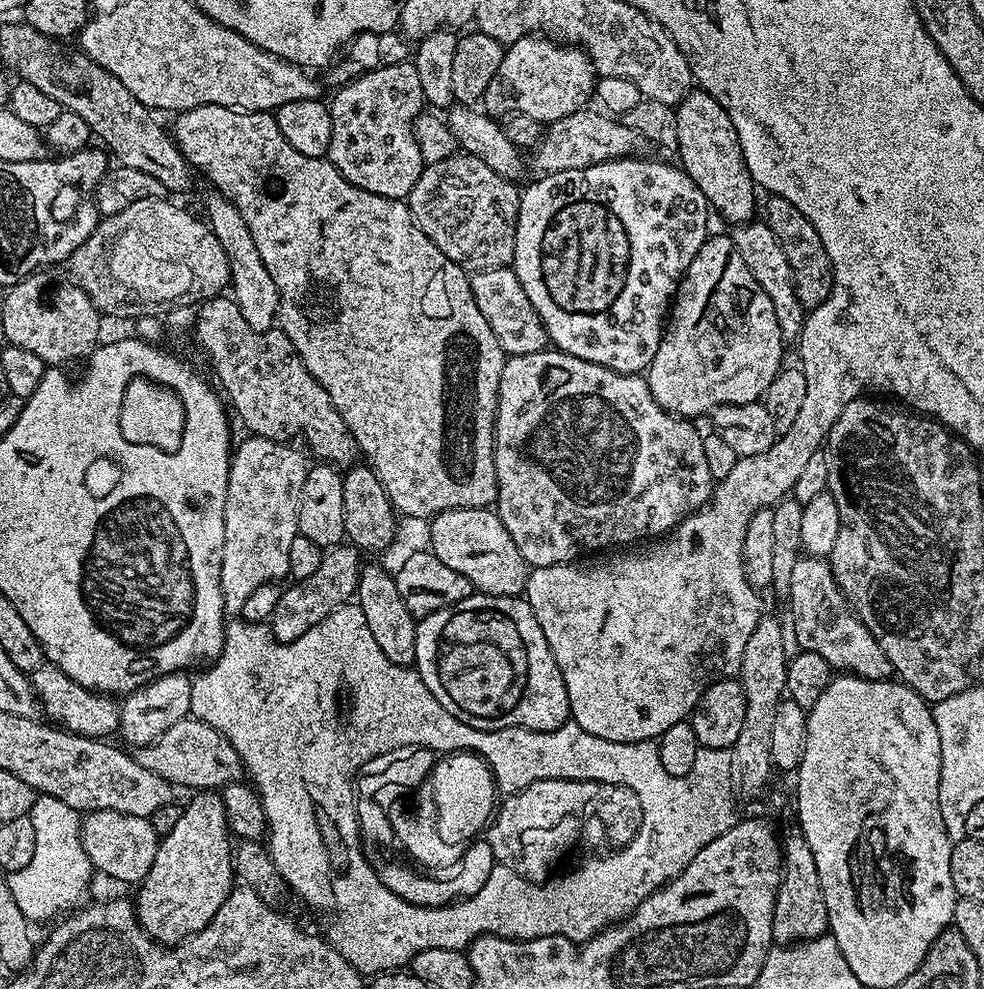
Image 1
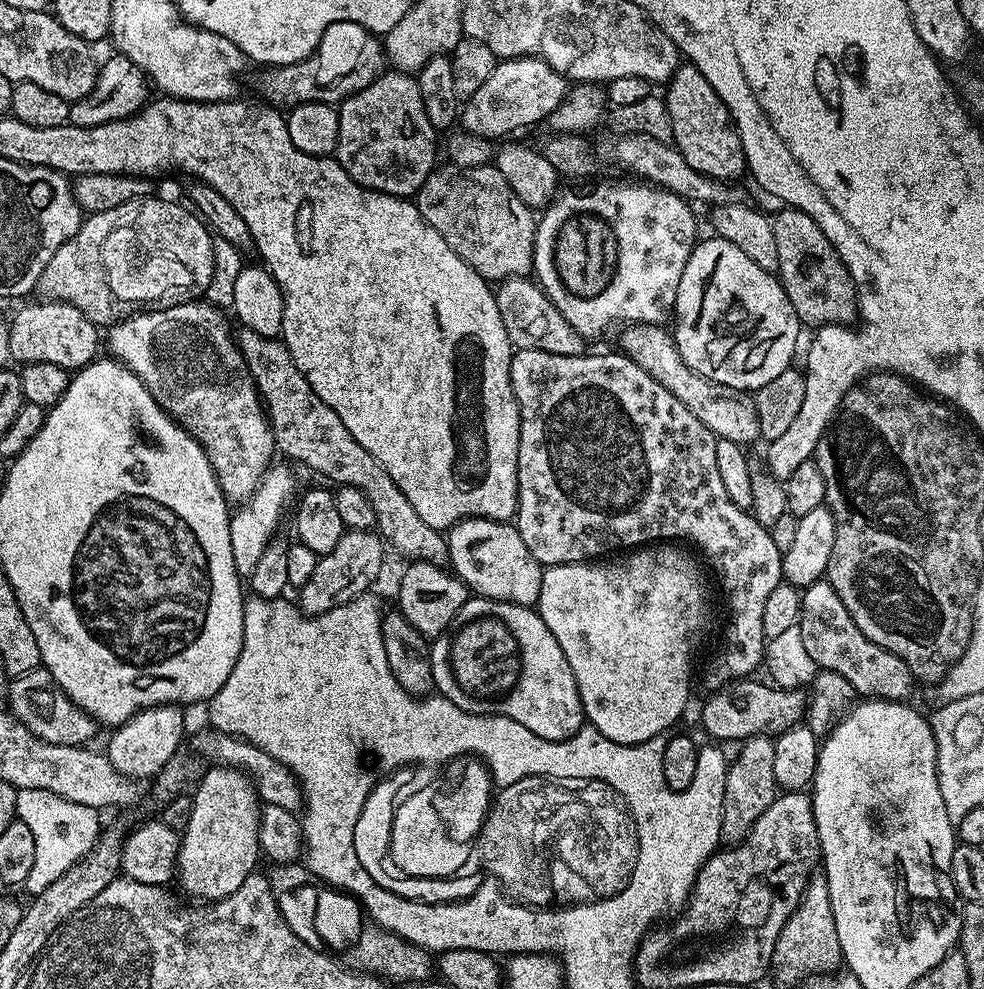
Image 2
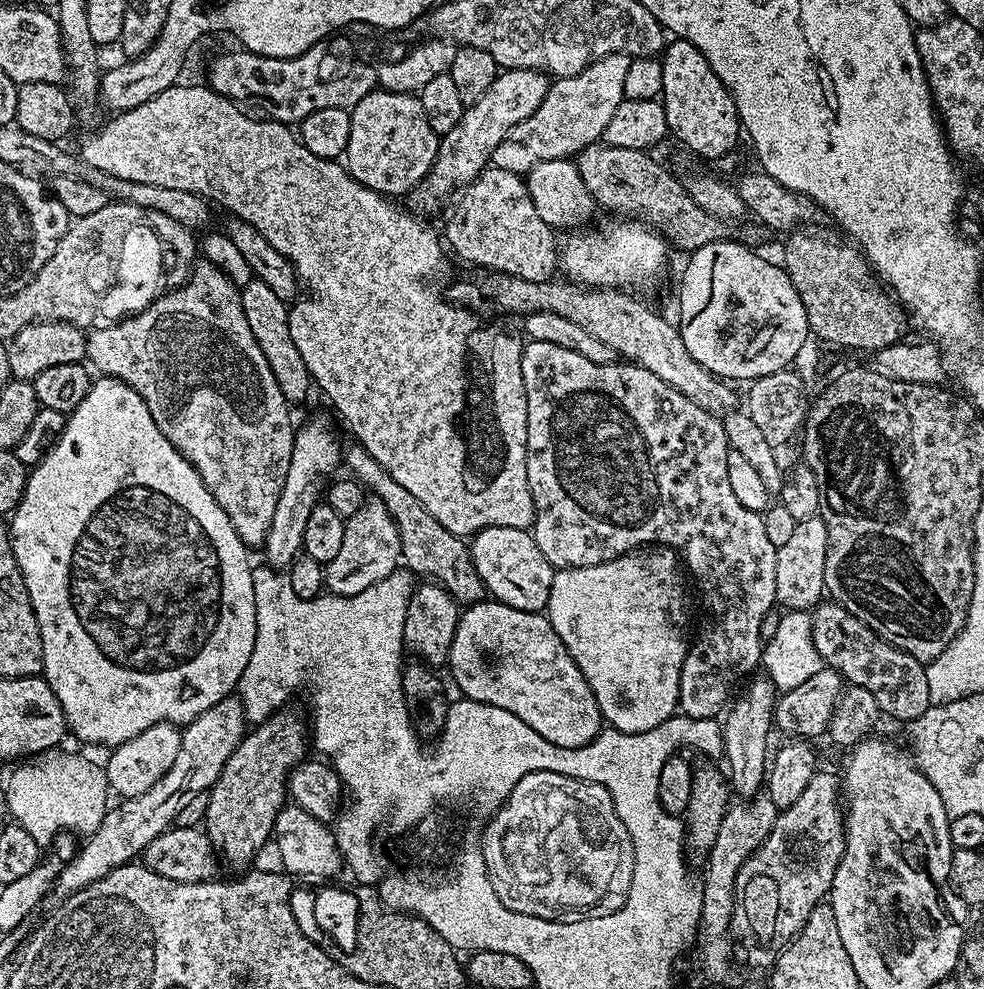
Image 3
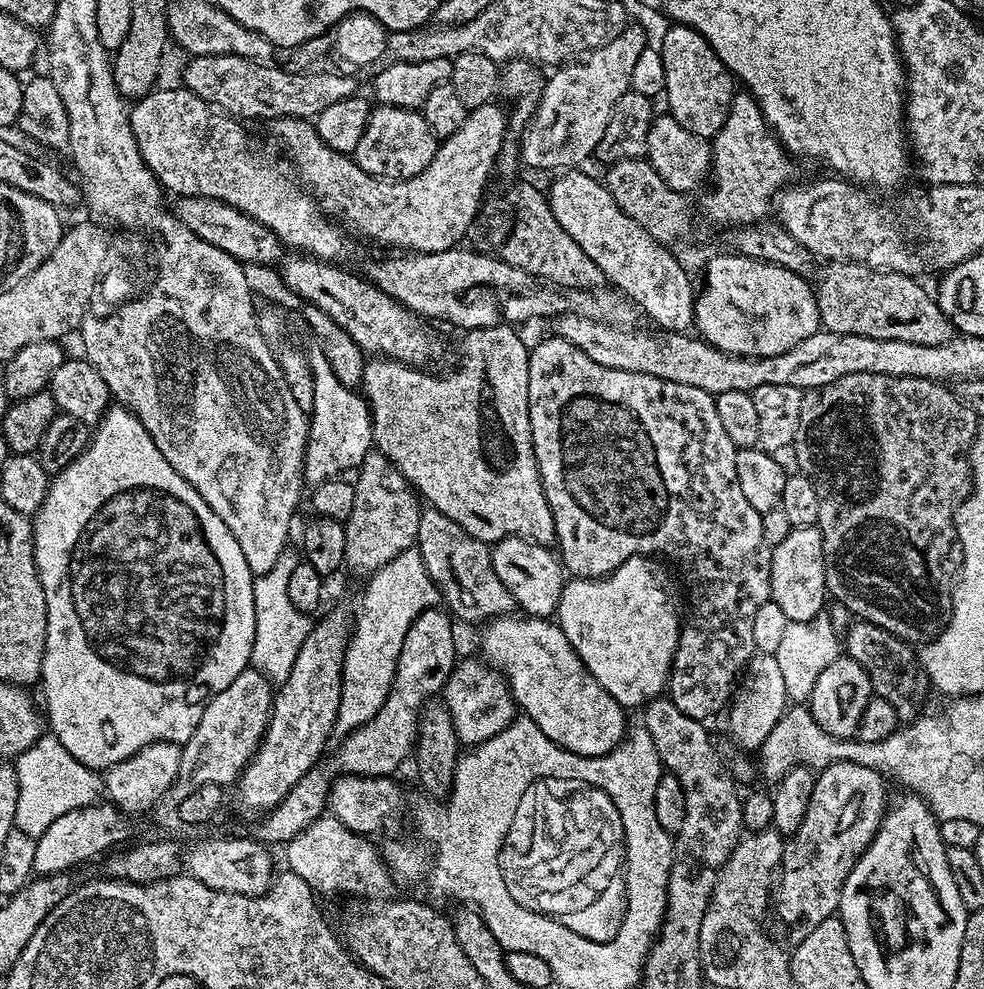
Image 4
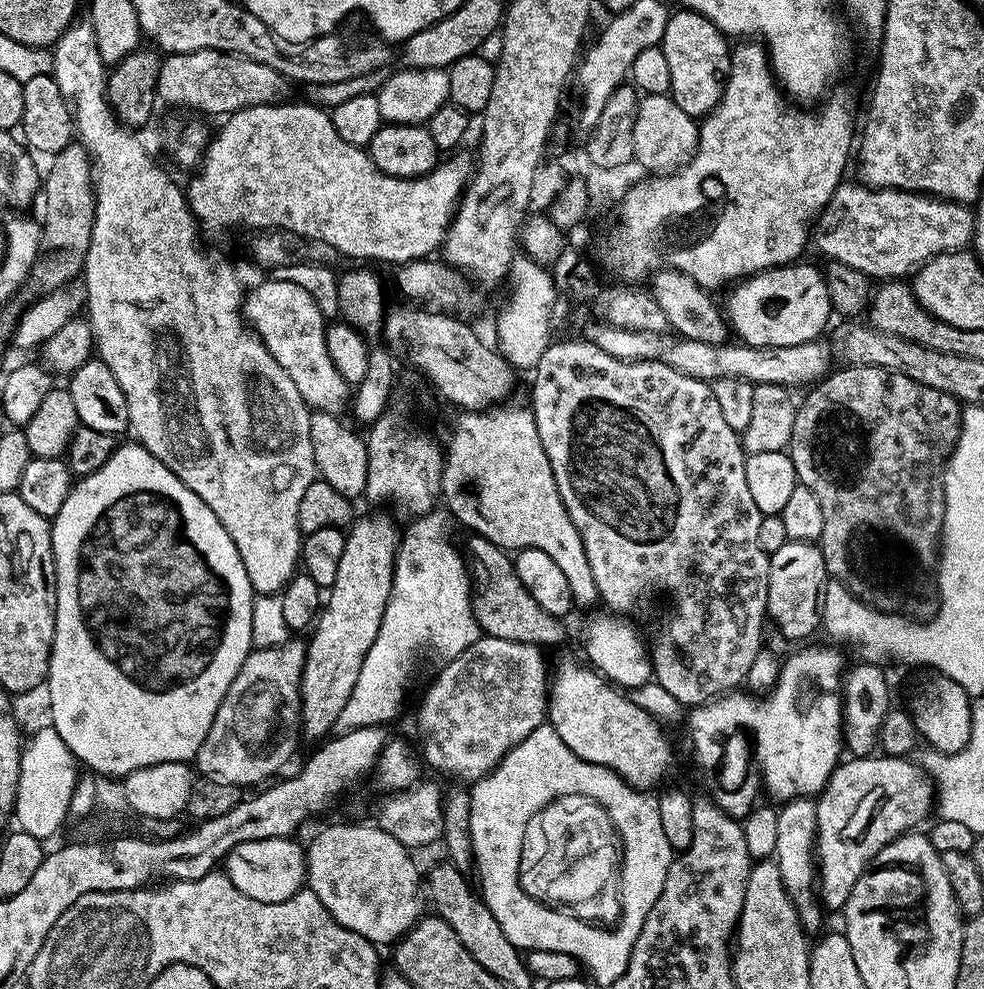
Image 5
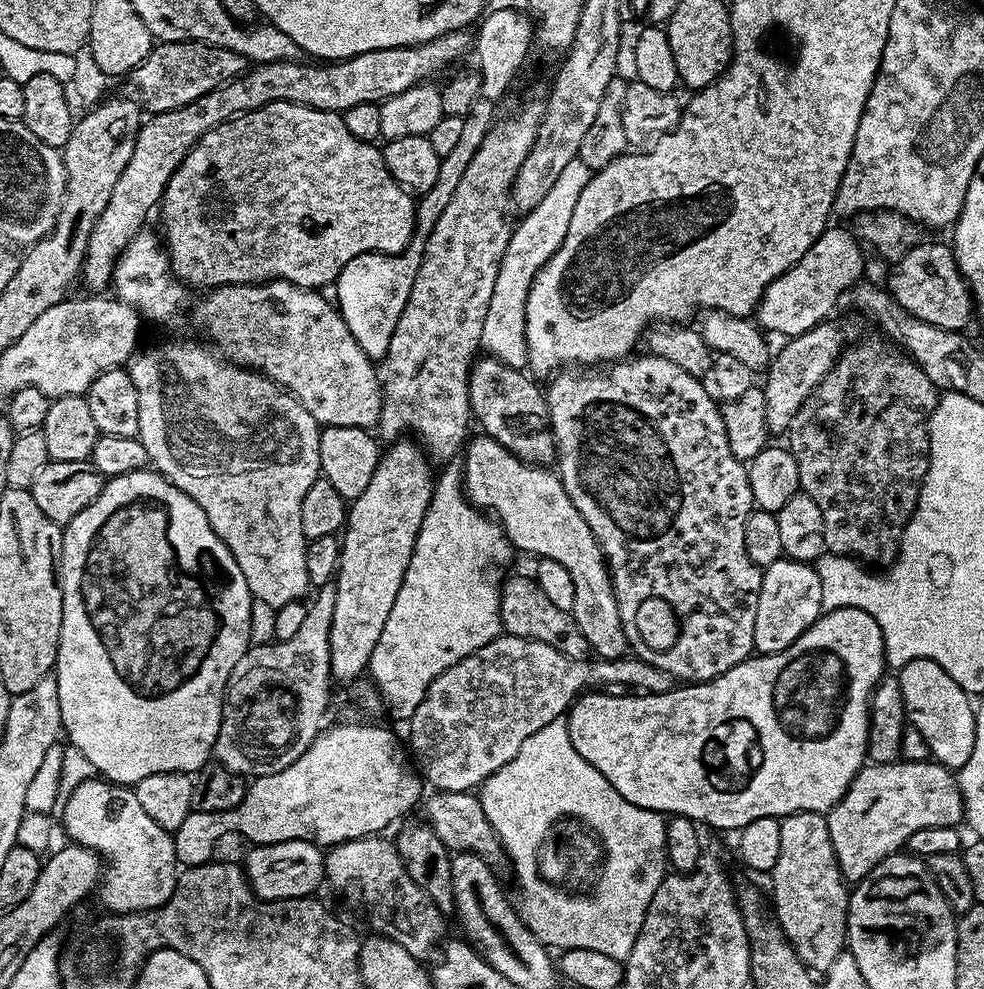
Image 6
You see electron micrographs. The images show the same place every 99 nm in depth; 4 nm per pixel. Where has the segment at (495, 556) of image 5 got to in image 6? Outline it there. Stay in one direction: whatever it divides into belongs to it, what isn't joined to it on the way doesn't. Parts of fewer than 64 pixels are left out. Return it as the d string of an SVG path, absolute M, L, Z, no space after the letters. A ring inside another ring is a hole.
M531 575L512 576L503 581L500 589L500 623L503 631L509 636L526 638L534 642L546 642L546 646L554 646L566 658L585 659L590 649L582 630L578 630L578 622L574 622L571 612L558 610L546 594L542 594L542 586L536 584Z

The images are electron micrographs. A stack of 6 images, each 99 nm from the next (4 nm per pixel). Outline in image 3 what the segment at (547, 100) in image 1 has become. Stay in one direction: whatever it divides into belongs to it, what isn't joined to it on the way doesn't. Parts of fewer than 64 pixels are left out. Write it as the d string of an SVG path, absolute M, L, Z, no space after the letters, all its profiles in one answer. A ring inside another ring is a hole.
M509 68L497 74L490 90L486 90L486 94L478 98L478 102L465 107L458 126L440 137L434 166L418 189L421 206L428 212L434 211L456 187L459 189L471 184L489 167L498 144L514 126L530 118L538 110L538 106L546 98L549 85L549 77L545 73L537 72L535 68Z

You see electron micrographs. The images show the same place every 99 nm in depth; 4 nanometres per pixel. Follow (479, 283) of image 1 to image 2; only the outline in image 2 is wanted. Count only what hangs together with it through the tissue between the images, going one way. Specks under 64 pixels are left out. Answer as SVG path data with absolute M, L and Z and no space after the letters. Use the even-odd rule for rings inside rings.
M513 278L499 281L495 289L498 302L498 314L502 314L502 322L506 325L506 334L510 338L513 349L546 350L546 354L559 356L582 356L586 352L586 341L579 336L562 318L558 306L550 302L539 283L532 278Z

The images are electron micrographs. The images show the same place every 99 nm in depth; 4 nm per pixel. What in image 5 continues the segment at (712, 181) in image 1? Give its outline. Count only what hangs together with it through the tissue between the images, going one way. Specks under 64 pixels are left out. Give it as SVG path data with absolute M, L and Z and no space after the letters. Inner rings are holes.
M676 10L666 22L662 47L666 63L670 65L672 100L694 118L703 118L714 111L724 93L724 83L728 81L732 65L730 44L724 33L700 12Z

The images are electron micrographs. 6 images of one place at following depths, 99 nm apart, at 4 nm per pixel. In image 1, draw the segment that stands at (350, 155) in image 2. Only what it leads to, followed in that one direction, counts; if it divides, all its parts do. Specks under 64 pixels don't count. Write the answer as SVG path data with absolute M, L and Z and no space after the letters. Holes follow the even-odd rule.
M407 59L392 65L381 64L344 83L348 84L342 85L333 94L332 102L327 105L333 120L327 159L332 161L342 178L346 178L354 186L382 198L404 200L414 190L426 167L422 150L413 135L413 125L426 108L415 63Z

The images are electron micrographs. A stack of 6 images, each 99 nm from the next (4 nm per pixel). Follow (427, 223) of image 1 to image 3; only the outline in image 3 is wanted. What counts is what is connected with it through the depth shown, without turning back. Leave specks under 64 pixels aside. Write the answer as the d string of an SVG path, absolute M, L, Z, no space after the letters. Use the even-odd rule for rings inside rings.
M489 166L463 192L460 205L448 220L446 244L451 251L453 248L466 263L477 264L477 269L526 278L526 282L545 282L557 271L557 233L534 210L520 174Z

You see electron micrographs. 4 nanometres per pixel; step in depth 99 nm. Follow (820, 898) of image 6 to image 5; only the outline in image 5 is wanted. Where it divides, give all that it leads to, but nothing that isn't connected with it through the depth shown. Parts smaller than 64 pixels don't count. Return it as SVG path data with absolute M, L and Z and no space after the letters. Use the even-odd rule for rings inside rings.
M798 796L779 805L776 814L776 851L774 859L782 874L788 896L800 913L800 925L805 933L819 933L821 905L814 889L818 884L818 865L814 855L816 851L816 800L807 796Z

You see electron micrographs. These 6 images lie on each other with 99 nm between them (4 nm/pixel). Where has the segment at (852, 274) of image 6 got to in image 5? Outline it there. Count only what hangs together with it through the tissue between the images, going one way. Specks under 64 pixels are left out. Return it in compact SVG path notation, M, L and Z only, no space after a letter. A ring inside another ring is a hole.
M793 262L782 268L767 268L757 276L739 281L731 289L733 292L728 296L726 319L731 331L735 335L737 332L743 343L755 348L798 346L823 337L824 327L826 332L834 309L823 271L804 263Z

